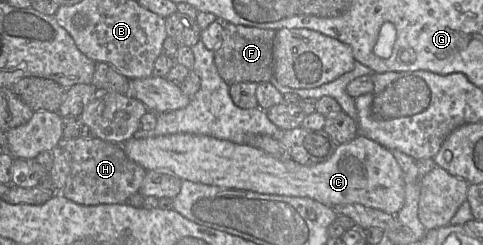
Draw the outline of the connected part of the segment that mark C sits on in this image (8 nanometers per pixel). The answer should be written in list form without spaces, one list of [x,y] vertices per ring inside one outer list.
[[[188,133],[132,137],[121,145],[125,154],[146,171],[167,171],[181,180],[196,183],[309,197],[329,207],[358,203],[389,214],[397,214],[405,201],[404,175],[394,155],[364,135],[339,144],[329,159],[313,165],[302,165],[292,159],[278,160],[249,144]]]

